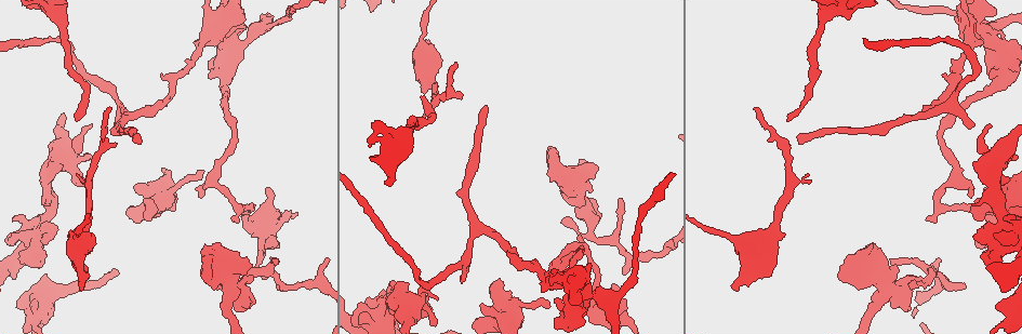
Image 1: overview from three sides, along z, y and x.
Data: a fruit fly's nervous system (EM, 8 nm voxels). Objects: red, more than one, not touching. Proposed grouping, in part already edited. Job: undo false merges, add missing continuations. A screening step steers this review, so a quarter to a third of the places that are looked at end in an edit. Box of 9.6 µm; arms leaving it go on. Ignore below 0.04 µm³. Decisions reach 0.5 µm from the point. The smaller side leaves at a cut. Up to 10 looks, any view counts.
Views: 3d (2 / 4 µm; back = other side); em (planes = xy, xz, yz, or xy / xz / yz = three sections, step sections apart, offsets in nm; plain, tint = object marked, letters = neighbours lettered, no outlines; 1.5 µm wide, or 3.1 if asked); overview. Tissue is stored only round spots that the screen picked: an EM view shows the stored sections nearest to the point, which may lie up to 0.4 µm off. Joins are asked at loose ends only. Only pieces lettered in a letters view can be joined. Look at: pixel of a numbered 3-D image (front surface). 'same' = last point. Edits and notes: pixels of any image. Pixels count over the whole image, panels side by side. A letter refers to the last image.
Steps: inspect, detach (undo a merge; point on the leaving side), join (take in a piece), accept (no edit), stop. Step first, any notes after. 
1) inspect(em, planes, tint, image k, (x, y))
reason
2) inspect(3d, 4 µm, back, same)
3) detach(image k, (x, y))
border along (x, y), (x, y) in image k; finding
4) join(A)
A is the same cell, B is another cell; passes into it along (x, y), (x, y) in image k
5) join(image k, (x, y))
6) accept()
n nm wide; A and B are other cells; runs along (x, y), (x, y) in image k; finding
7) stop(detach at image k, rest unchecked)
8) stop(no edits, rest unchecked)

inspect(em, planes, letters, image 1, (90, 125))
tapers out

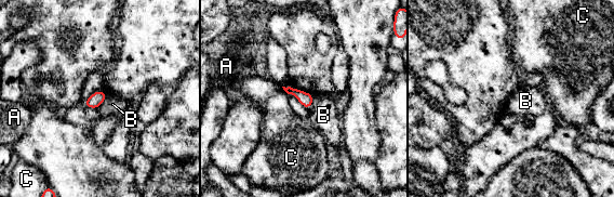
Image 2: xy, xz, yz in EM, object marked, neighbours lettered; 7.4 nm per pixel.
accept()
100 nm wide; A, B and C are other cells; border along (106, 94), (106, 97), (97, 108) in image 2; no lettered piece goes on from it

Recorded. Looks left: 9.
inspect(em, yz, step 8, letters, image 1, (138, 142))
an open end

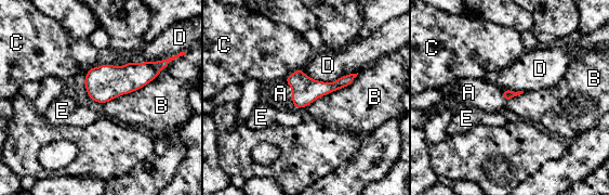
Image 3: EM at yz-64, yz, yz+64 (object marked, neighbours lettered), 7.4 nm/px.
inspect(em, planes, letters, same)

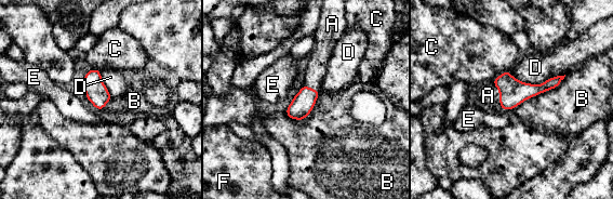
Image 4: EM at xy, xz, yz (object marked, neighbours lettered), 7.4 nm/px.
join(A)
B touches over 480 nm; A is the same cell, B, C, D, E and F are other cells; passes into it along (512, 92), (500, 95), (488, 95) in image 4; it goes on there

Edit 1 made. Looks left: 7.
inspect(3d, 4 µm, image 1, (79, 288))
an open end

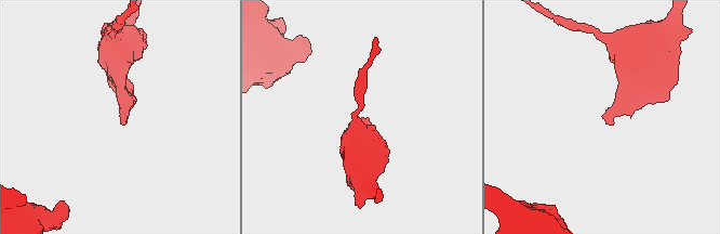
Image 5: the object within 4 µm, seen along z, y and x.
inspect(em, yz, step 4, tint, image 5, (364, 122))

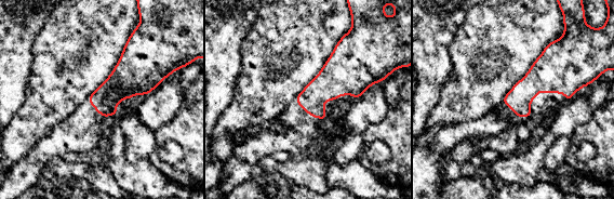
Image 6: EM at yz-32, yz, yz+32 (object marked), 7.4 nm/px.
inspect(em, xz, step 4, letters, same)

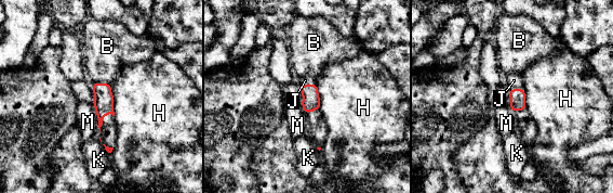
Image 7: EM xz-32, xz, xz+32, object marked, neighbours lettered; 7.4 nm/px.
join(J)
J is the same cell, B, H, K and M are other cells; passes into it along (517, 97), (516, 89), (514, 80) in image 7; it goes on there

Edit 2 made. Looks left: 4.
inspect(overview)
see it whole again

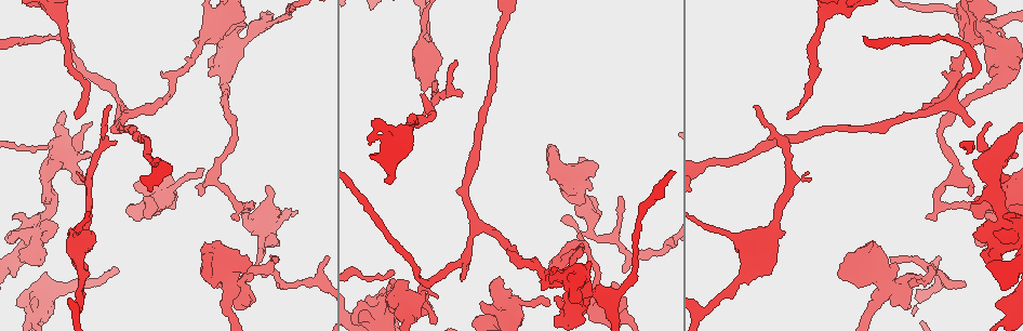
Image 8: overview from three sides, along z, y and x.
inspect(3d, 2 µm, back, image 8, (423, 94))
long arm stops here

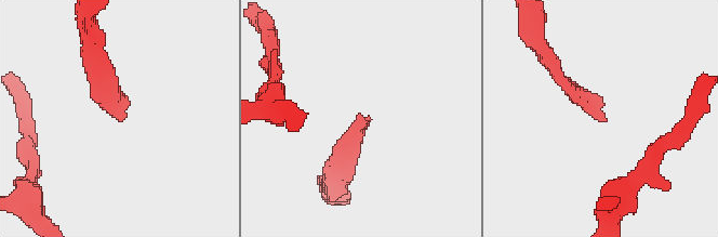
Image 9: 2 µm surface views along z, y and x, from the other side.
inspect(em, planes, letters, image 9, (121, 117))
now the EM

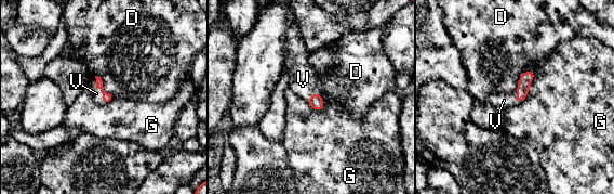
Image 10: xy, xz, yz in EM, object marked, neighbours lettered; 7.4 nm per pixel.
join(V)
V is the same cell, D and G are other cells; passes into it along (107, 98), (101, 88), (96, 93) in image 10; it goes on there

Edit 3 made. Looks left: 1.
stop(join at image 4, join at image 7, join at image 10, rest unchecked)

